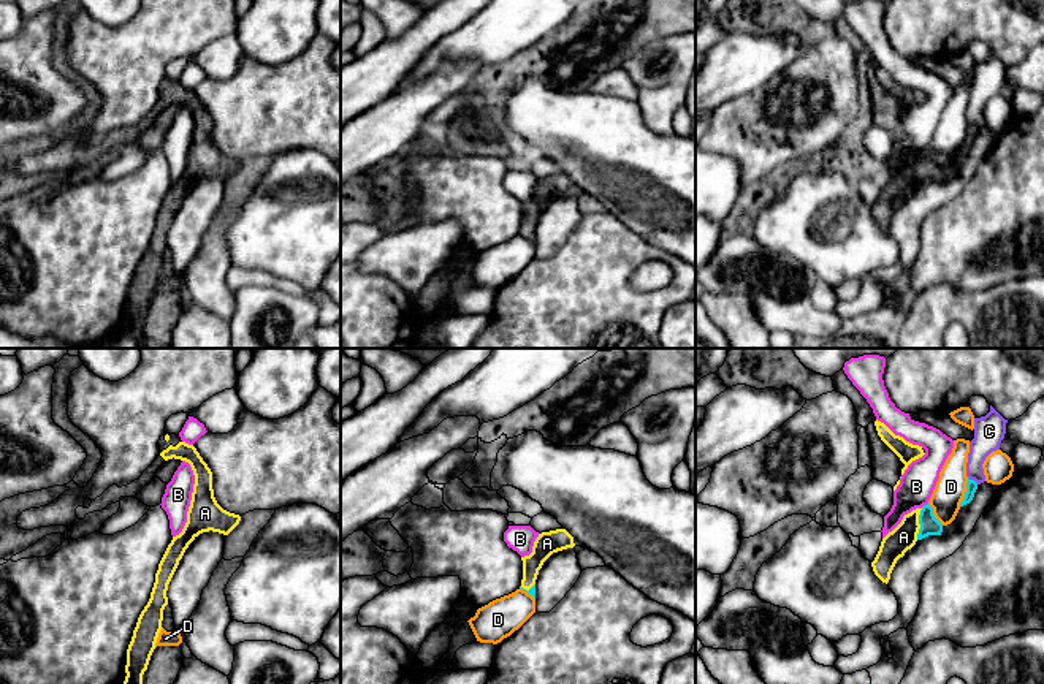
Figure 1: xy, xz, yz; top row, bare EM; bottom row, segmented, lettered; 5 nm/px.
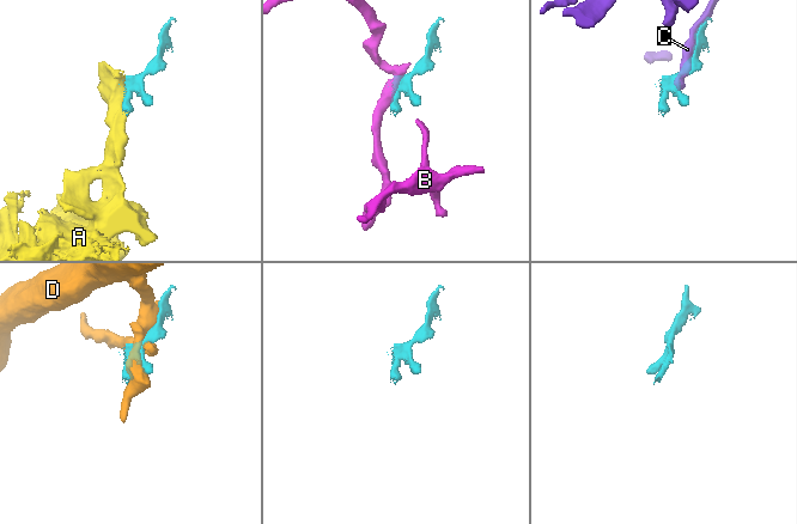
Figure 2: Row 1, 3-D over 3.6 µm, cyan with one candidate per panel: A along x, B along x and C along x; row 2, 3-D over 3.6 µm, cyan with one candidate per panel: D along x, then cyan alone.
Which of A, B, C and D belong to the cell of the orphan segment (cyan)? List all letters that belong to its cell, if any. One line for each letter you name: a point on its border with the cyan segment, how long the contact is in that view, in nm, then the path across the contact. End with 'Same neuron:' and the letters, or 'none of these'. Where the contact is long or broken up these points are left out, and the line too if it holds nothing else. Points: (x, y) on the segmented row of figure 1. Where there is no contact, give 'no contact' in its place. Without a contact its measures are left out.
A: meets cyan in yz at (919, 523); contact 160 nm long
Same neuron: A

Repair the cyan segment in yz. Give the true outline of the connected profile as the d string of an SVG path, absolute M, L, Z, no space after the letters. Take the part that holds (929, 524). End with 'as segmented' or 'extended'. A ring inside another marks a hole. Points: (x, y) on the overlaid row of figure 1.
M930 504L905 515L901 522L882 538L879 551L871 562L874 575L887 584L897 560L903 557L917 540L928 535L941 535L941 532L943 524L935 518Z; extended

